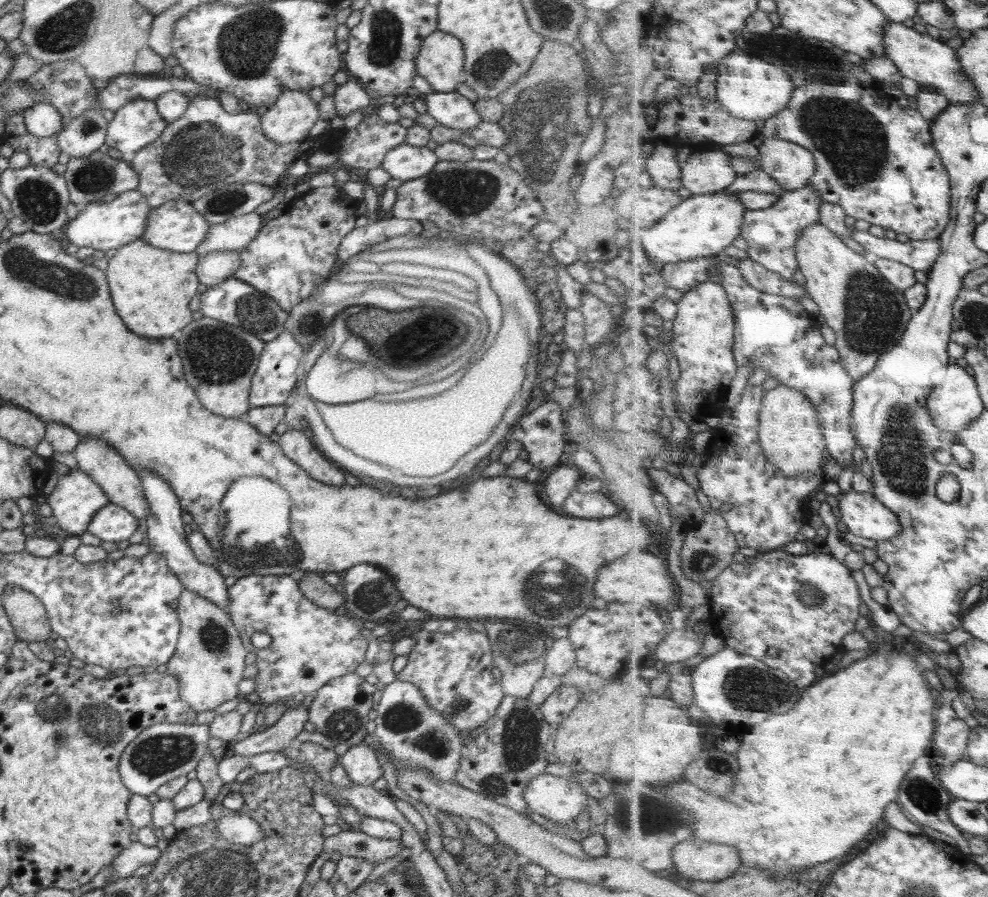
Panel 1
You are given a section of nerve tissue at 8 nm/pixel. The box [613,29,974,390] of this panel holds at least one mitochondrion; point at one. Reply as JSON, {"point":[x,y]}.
{"point":[855,144]}

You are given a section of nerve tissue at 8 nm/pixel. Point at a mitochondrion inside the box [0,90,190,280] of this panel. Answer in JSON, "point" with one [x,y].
{"point":[39,200]}

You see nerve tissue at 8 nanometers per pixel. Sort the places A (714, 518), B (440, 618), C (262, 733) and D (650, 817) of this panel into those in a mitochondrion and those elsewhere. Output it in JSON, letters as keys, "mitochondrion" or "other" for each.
{"A":"other","B":"other","C":"other","D":"mitochondrion"}

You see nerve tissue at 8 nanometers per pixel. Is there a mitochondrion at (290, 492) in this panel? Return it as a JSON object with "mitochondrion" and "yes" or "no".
{"mitochondrion":"no"}

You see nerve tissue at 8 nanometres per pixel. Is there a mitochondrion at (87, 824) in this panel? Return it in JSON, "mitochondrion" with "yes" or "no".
{"mitochondrion":"no"}

